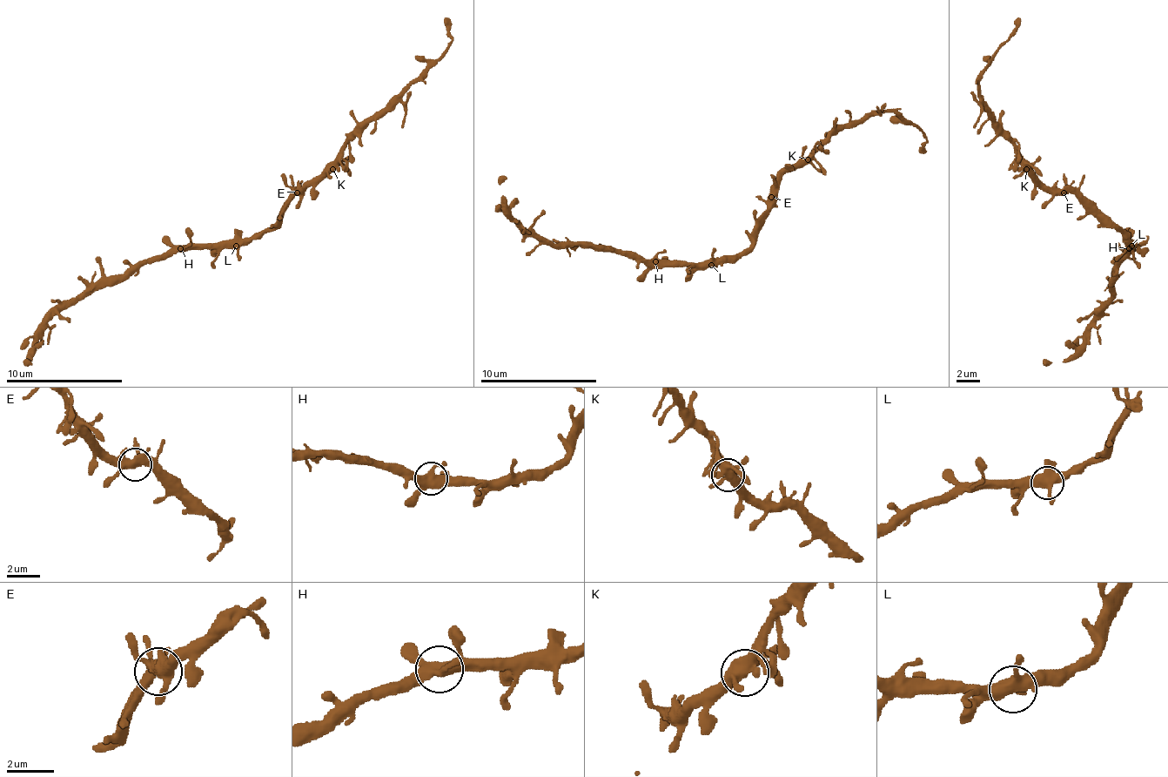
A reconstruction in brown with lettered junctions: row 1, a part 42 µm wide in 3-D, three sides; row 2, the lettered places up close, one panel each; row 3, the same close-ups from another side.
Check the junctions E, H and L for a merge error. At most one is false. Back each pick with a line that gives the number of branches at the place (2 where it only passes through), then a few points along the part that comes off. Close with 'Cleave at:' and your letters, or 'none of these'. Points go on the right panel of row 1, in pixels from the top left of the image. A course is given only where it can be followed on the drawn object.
Cleave at: none of these

